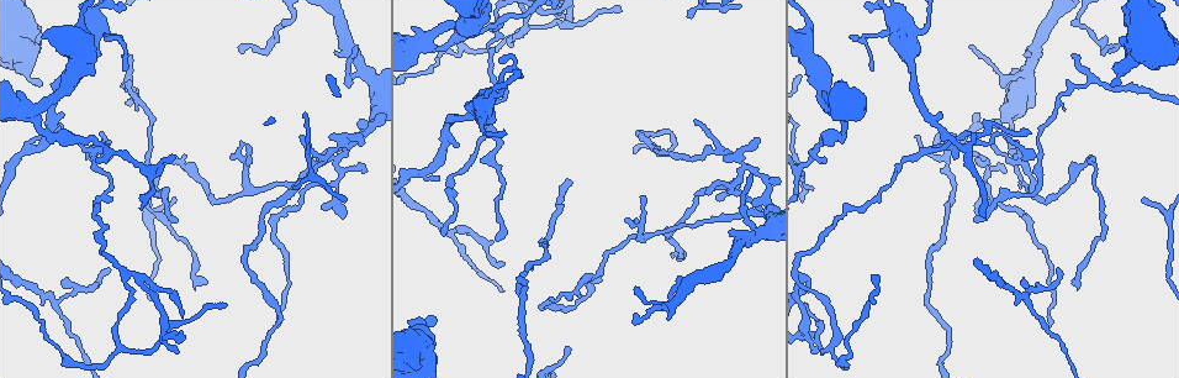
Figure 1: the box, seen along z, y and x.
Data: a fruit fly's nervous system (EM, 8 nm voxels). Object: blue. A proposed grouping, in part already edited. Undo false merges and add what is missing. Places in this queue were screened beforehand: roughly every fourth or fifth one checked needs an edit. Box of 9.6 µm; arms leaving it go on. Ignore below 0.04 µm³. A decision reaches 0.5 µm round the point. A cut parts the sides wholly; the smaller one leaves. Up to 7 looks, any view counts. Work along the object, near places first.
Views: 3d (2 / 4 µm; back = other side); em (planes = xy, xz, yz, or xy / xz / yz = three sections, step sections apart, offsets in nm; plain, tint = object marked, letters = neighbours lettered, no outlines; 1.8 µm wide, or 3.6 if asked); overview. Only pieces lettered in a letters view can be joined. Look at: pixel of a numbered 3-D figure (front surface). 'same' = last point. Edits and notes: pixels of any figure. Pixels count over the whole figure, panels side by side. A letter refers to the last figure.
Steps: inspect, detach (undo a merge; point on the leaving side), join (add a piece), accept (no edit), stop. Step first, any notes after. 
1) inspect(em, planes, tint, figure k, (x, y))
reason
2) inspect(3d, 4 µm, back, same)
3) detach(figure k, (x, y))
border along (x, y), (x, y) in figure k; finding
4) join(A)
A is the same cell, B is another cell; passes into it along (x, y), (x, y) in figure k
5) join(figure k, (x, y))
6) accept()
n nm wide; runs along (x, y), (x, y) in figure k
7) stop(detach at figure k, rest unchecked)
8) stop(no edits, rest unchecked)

inspect(3d, 4 µm, figure 1, (277, 327))

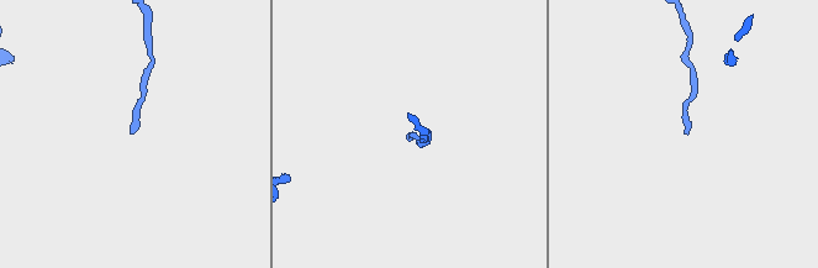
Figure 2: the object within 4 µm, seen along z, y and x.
inspect(em, xz, step 8, plain, figure 2, (133, 134))
shape alone is not enough

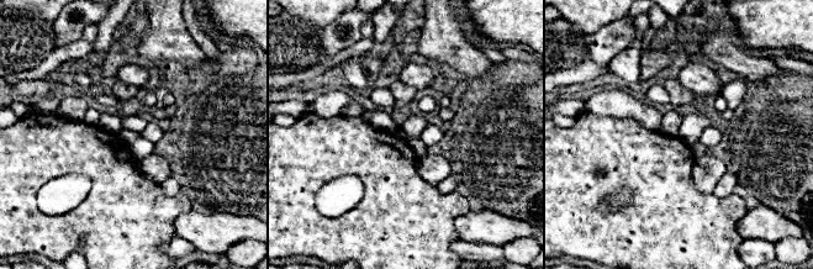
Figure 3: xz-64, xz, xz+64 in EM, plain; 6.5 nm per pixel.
inspect(em, xz, step 8, letters, same)

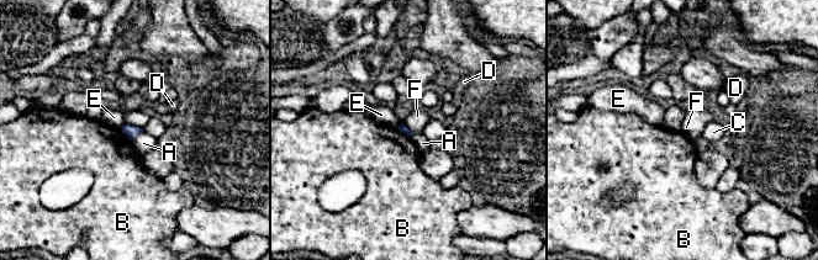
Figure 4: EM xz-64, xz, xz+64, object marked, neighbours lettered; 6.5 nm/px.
accept()
A, B, C, D, E and F are other cells; border along (125, 122), (142, 128) in figure 4; none of them fits

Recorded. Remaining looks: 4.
inspect(3d, 4 µm, figure 1, (743, 167))

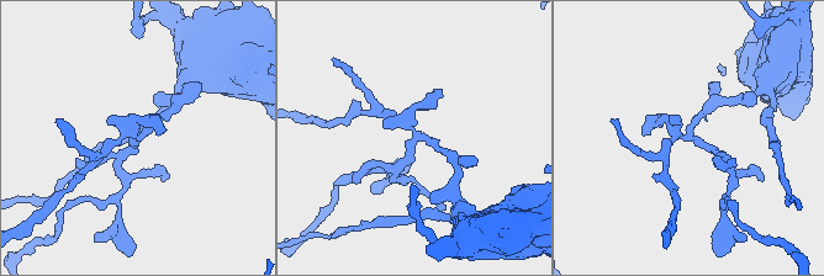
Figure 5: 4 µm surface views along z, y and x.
inspect(em, planes, letters, figure 5, (141, 134))
now the EM

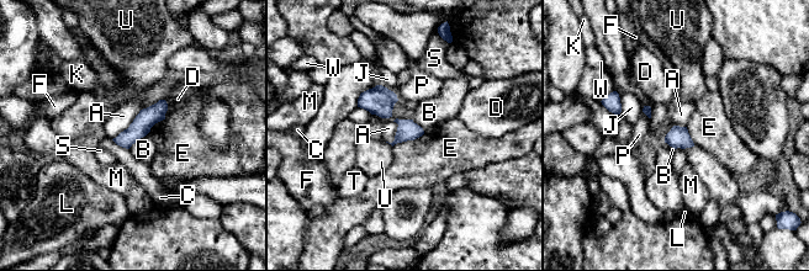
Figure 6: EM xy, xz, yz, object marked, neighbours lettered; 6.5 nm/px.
accept()
130 nm wide; A touches over 300 nm; A, B, C, D, E, F, J, K, L, M, P, S, T, U and W are other cells; one neuron here

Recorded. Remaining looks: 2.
inspect(em, planes, letters, figure 1, (419, 42))
thin arm on a thick one

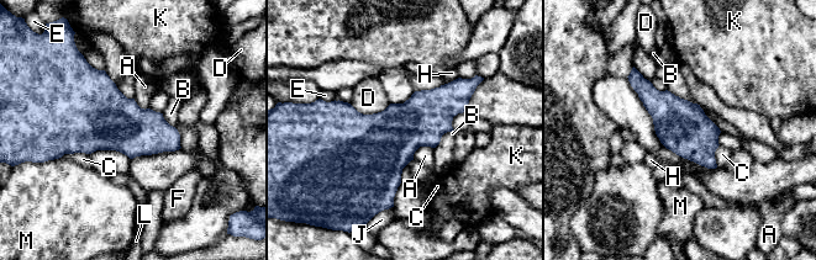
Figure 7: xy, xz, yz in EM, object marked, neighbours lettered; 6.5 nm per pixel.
accept()
340 nm wide; D touches over 280 nm; A, B, C, D, E, F, H, J, K, L and M are other cells; continuous, no second neuron

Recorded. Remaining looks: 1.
stop(no edits, rest unchecked)

